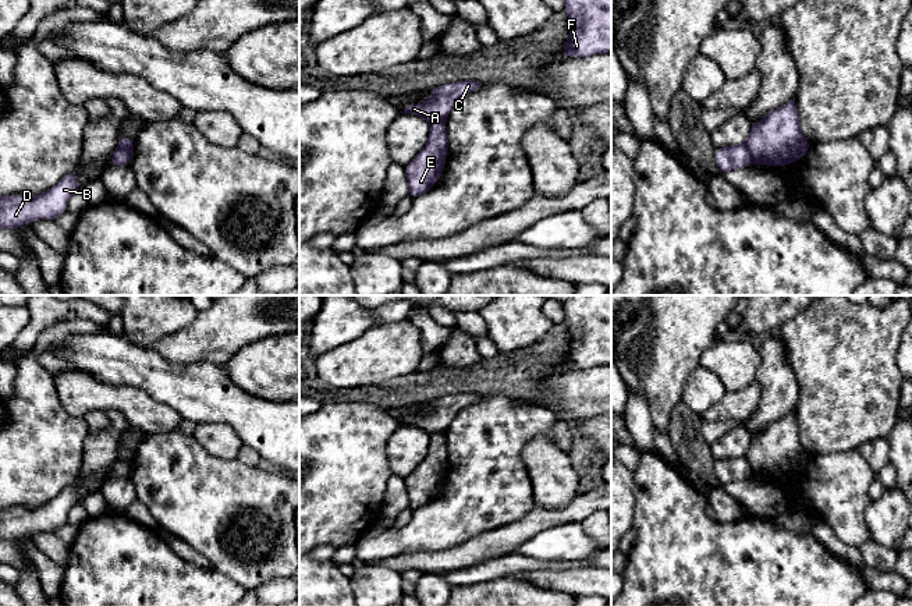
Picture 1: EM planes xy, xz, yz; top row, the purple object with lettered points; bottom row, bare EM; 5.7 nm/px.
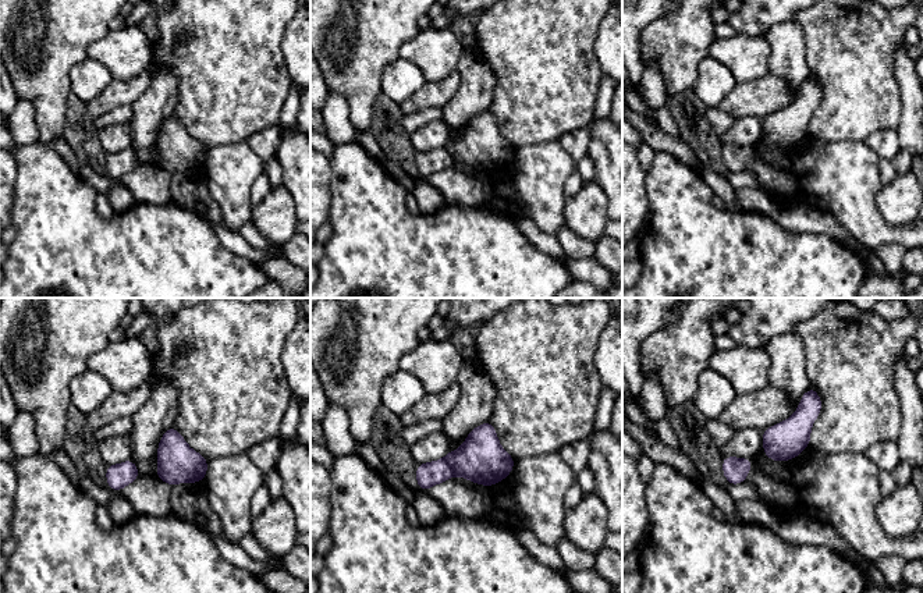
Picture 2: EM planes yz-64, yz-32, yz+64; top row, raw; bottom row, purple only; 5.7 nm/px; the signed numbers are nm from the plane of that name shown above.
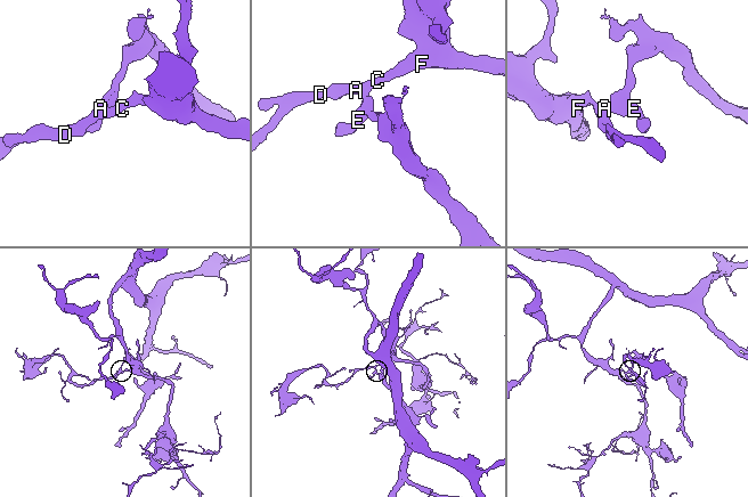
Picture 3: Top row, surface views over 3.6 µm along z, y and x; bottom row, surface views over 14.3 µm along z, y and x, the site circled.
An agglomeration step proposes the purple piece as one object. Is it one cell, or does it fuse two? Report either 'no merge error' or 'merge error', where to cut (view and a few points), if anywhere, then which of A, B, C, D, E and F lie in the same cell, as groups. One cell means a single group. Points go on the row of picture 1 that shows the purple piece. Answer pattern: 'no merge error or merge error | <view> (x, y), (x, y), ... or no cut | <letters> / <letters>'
merge error | yz (744, 144), (753, 160) | A B C D F / E

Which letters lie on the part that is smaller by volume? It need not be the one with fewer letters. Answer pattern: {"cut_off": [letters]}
{"cut_off": ["E"]}

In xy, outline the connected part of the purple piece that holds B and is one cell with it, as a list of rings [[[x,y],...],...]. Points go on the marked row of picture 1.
[[[77,170],[36,196],[10,195],[0,198],[0,227],[17,230],[36,219],[56,219],[67,210],[70,198],[81,191]]]

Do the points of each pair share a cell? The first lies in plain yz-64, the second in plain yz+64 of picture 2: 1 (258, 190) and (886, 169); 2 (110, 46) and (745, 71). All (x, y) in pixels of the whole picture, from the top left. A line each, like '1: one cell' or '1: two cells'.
1: one cell
2: one cell

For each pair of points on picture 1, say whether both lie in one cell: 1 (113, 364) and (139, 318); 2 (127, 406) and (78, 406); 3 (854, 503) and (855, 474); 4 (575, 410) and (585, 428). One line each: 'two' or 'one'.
1: two
2: one
3: one
4: two

